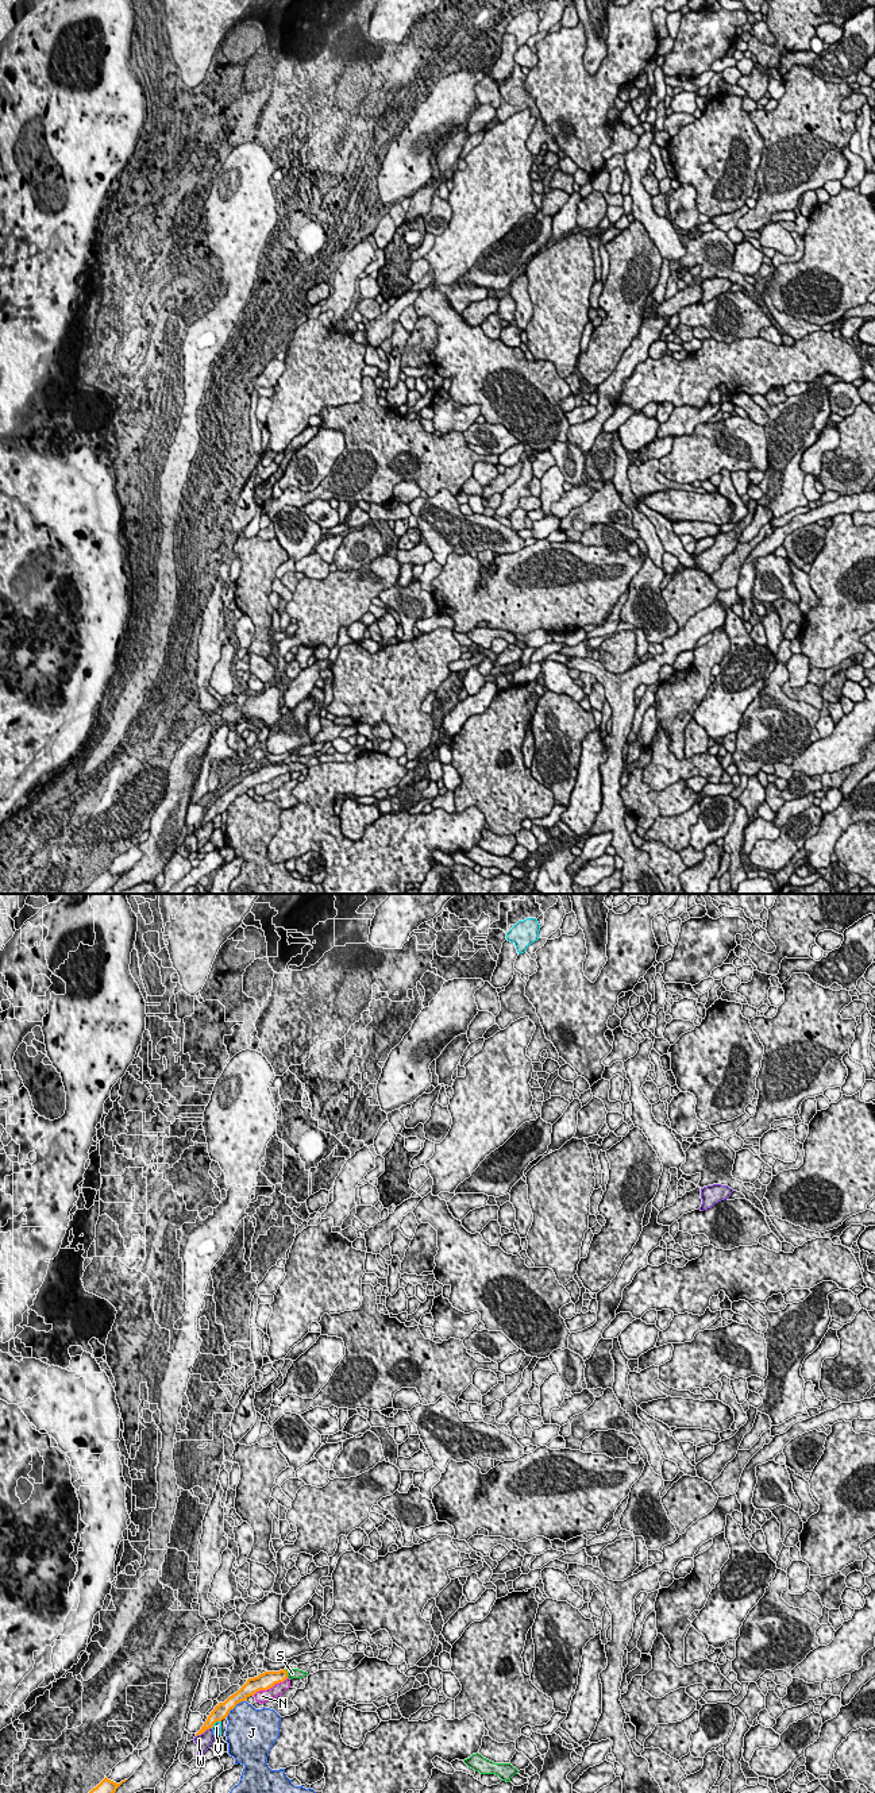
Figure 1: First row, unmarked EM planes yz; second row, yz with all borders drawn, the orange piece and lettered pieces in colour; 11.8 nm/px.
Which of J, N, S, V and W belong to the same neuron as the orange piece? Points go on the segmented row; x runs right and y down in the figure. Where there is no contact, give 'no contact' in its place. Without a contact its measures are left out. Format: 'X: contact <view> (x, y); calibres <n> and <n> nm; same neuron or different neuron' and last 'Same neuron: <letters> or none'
J: contact yz (234, 1707); calibres 170 and 420 nm; different neuron
N: contact yz (269, 1688); calibres 200 and 160 nm; different neuron
S: contact yz (286, 1673); calibres 200 and 130 nm; same neuron
V: contact yz (215, 1722); calibres 170 and 100 nm; different neuron
W: contact yz (203, 1732); calibres 130 and 170 nm; different neuron
Same neuron: S

